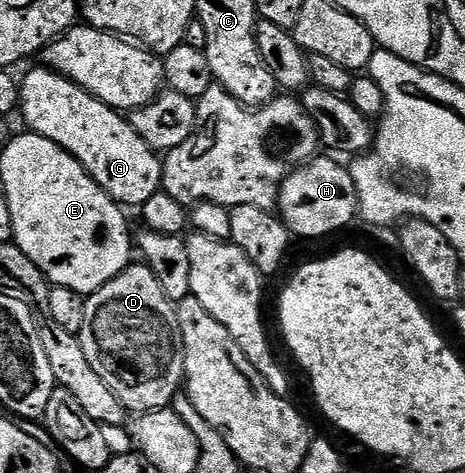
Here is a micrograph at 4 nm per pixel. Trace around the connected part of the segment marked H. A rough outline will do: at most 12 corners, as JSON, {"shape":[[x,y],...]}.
{"shape":[[333,156],[293,169],[277,212],[291,234],[326,237],[359,216]]}

